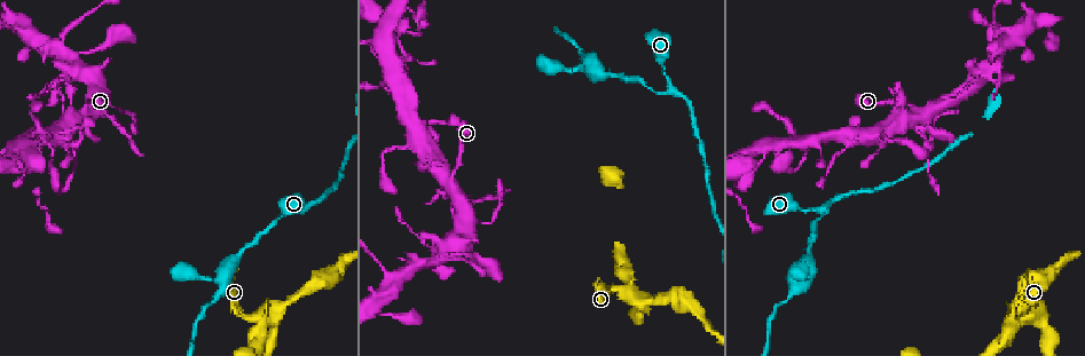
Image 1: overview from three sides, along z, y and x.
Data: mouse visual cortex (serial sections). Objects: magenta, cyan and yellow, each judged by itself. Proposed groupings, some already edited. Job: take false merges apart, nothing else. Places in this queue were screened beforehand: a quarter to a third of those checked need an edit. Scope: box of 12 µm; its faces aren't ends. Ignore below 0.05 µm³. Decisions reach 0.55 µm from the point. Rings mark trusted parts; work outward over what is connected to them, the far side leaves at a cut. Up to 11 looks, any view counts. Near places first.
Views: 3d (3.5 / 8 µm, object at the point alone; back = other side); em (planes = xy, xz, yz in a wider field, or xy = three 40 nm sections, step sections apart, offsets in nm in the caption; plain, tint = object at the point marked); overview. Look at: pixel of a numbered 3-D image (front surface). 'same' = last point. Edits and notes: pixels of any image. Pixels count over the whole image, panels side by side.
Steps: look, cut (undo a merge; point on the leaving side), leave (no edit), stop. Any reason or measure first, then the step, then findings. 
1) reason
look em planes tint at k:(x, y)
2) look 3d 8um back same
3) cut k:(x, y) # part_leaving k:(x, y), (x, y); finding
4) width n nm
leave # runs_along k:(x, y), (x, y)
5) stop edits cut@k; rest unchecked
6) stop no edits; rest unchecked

a narrow waist
look 3d 8um at 1:(911, 121)

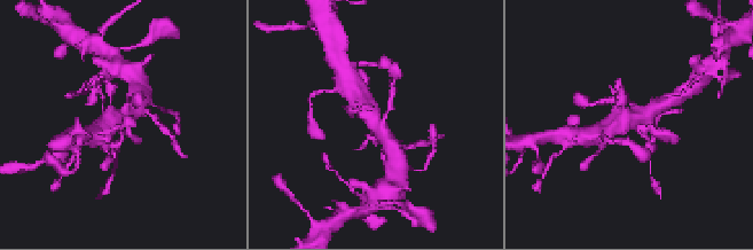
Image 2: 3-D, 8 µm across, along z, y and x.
look 3d 3.5um at 2:(634, 118)

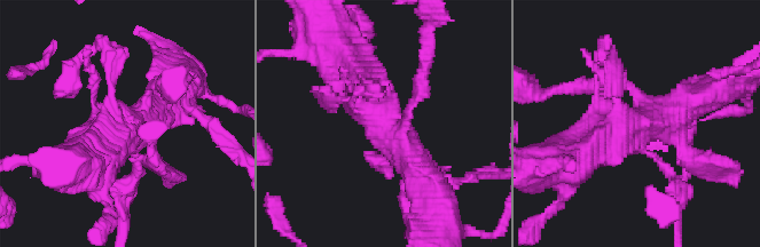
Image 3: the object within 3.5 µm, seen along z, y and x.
shape alone is not enough
look em xy step 1 tint at 3:(638, 125)

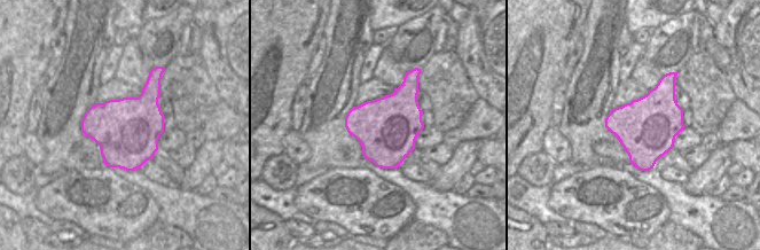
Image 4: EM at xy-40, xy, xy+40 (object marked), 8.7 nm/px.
cut 3:(389, 174) # part_leaving 3:(135, 161), (122, 193), (125, 234); two cells meet here

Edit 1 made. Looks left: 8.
look overview

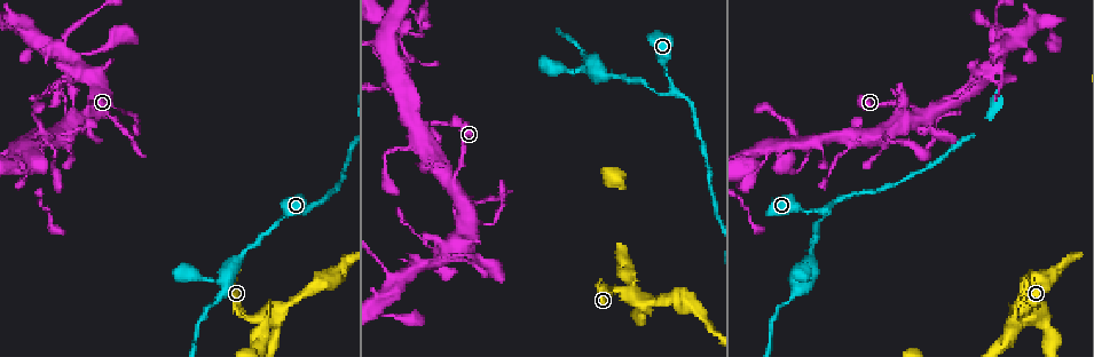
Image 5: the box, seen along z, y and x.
four-way junction
look 3d 8um at 5:(1032, 317)

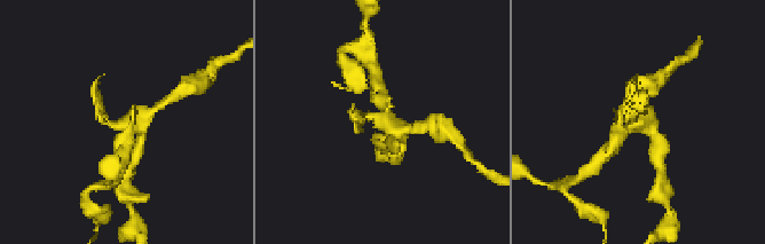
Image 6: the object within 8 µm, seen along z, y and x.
closer look
look 3d 3.5um at 6:(387, 119)

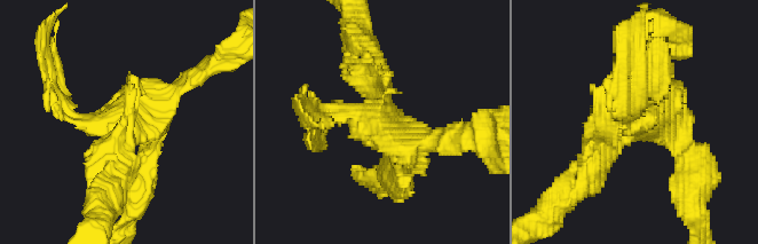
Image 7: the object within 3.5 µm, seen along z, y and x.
look em xy step 5 tint at 7:(377, 122)

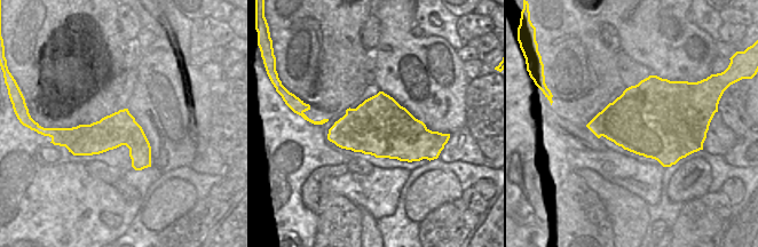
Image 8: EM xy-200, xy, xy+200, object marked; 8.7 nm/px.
cut 7:(115, 144) # part_leaving 7:(132, 138), (96, 166), (100, 209); two cells meet here

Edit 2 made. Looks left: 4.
arms part here
look 3d 3.5um at 5:(304, 211)

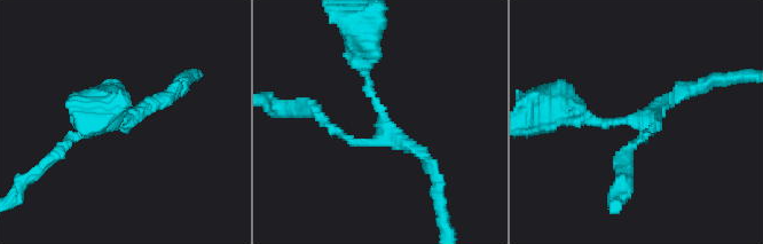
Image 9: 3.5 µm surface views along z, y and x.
look em xy step 3 tint at 9:(126, 121)

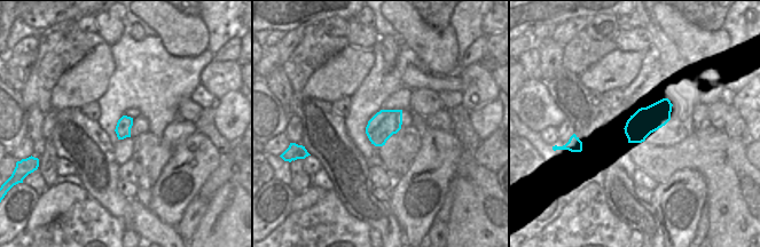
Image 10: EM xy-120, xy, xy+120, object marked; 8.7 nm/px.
arm_widths 100, 150, 200 nm
leave # runs_along 9:(363, 63), (384, 134), (352, 143), (324, 123); all the same cell

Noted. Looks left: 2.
two arms in line, one across
look 3d 8um at 5:(589, 63)

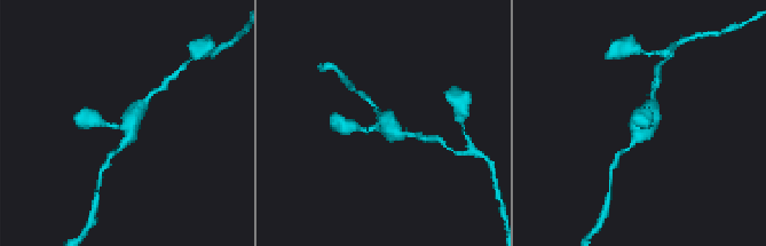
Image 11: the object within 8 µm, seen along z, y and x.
arms 3; arm_widths 150, 200, 400 nm; now the EM
look em planes tint at 11:(385, 120)

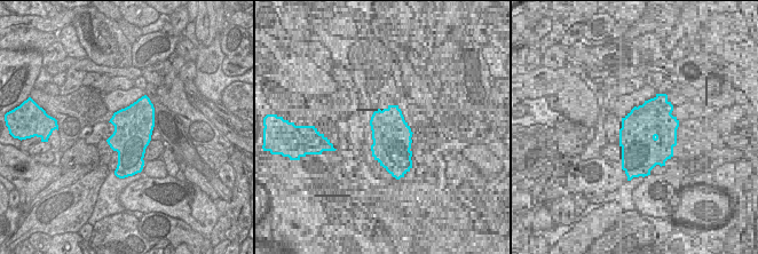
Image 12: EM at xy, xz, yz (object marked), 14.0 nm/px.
leave # runs_along 11:(144, 103), (129, 128), (100, 121); continuous, no second cell

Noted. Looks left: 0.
stop edits cut@3, cut@7; rest unchecked

